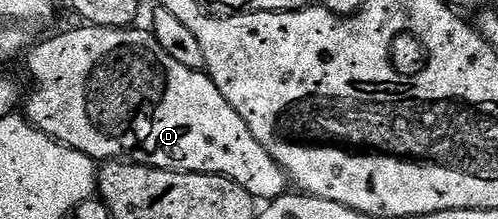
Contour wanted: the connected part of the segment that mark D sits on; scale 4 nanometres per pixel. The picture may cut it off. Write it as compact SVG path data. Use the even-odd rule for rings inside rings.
M81 25L78 28L78 31L65 31L28 52L33 96L30 99L28 96L23 111L34 127L95 161L128 157L134 163L168 171L225 175L243 185L257 201L272 201L286 194L285 170L255 141L243 117L227 105L223 93L219 93L205 71L192 71L187 65L179 65L159 45L152 30L137 31L136 26L107 29Z

